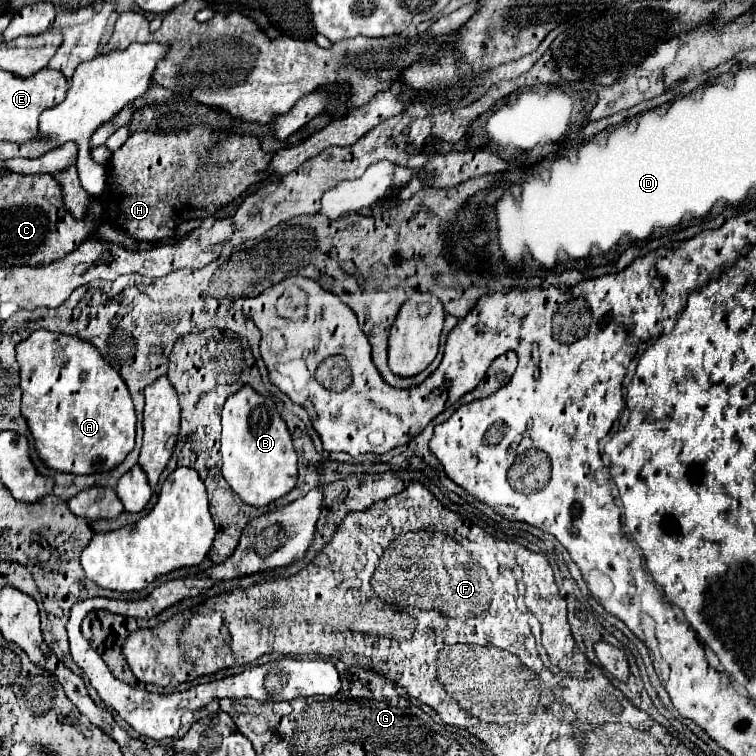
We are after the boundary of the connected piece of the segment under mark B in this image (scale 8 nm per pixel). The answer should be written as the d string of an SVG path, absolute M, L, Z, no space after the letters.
M250 386L240 388L236 394L230 394L222 408L222 474L230 488L250 506L266 506L272 500L288 494L298 476L296 468L296 452L292 448L292 436L286 428L286 422L280 418L276 404L260 394L256 394Z

